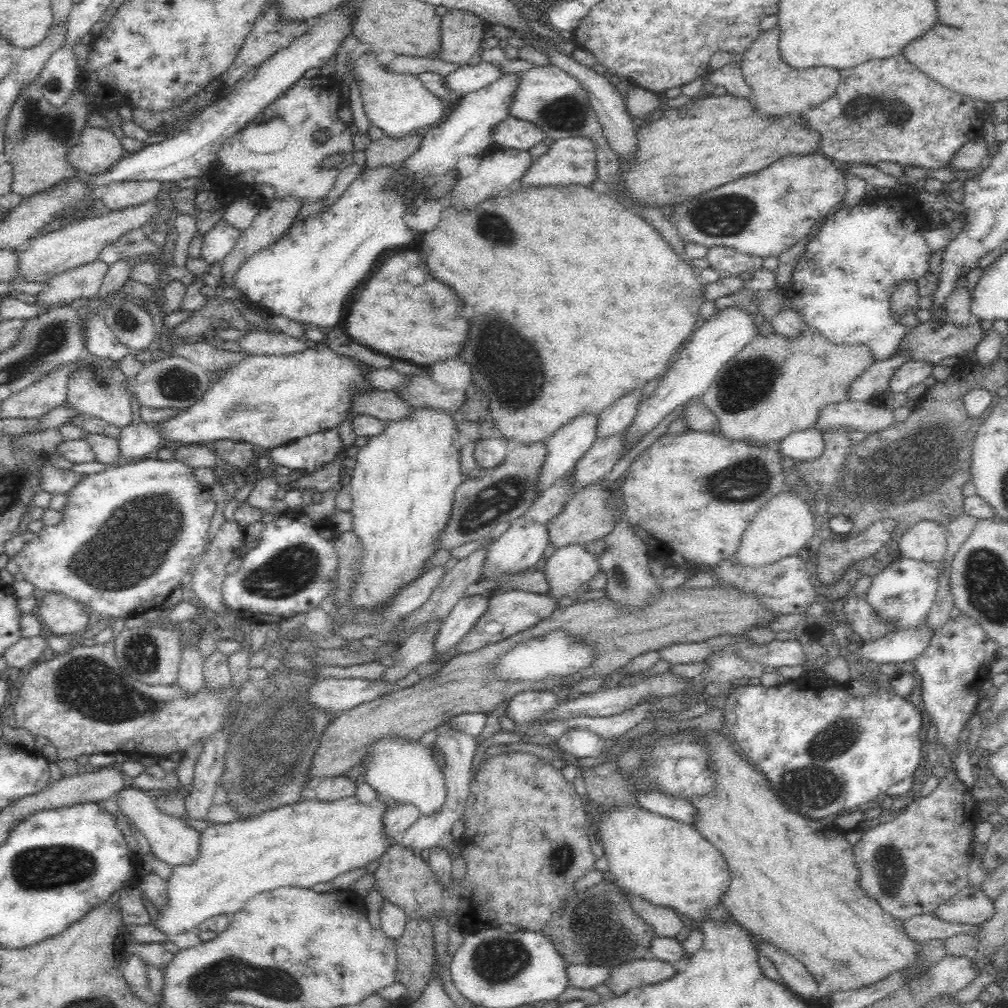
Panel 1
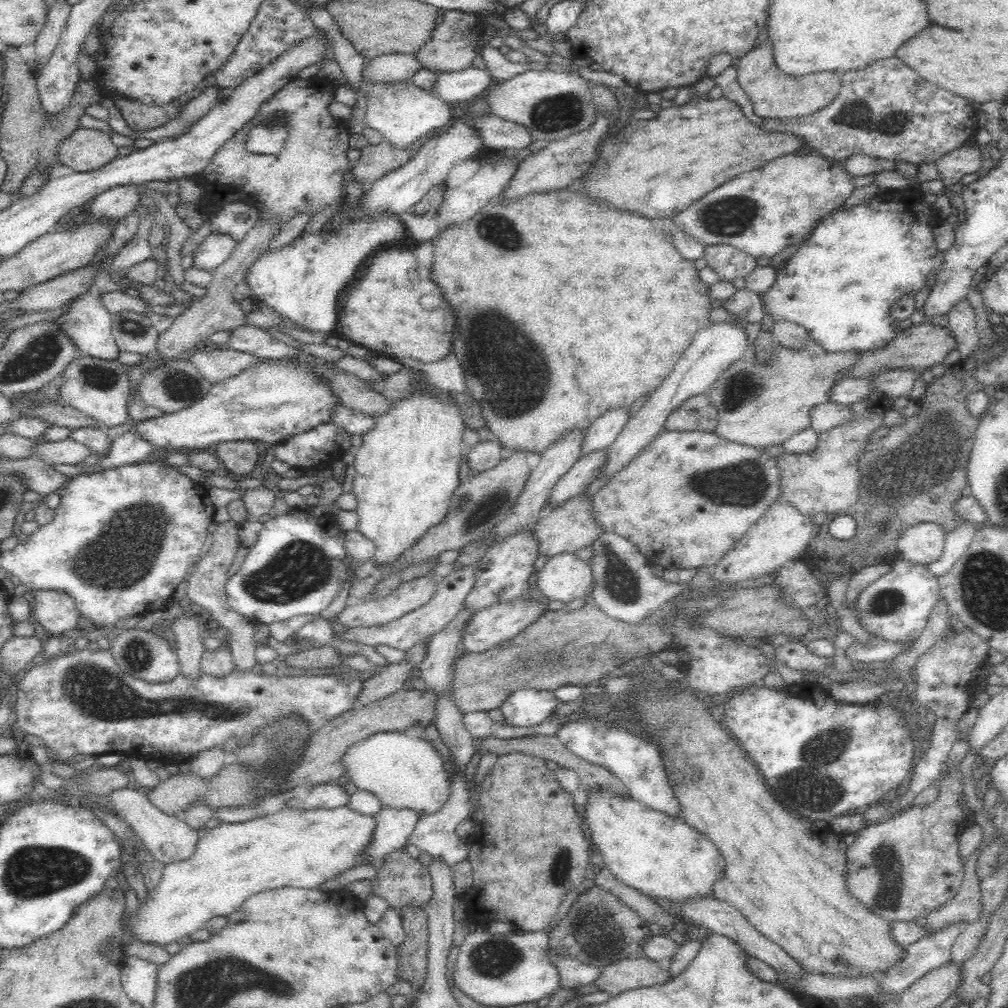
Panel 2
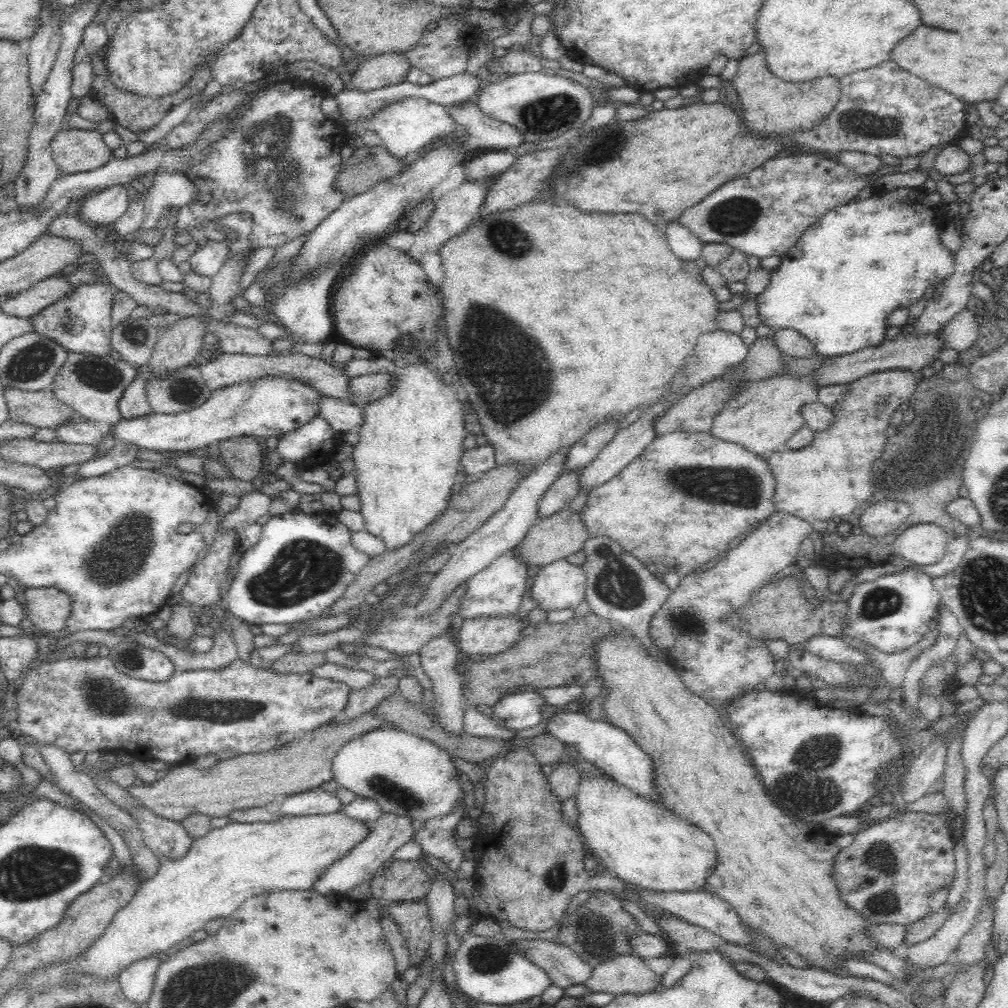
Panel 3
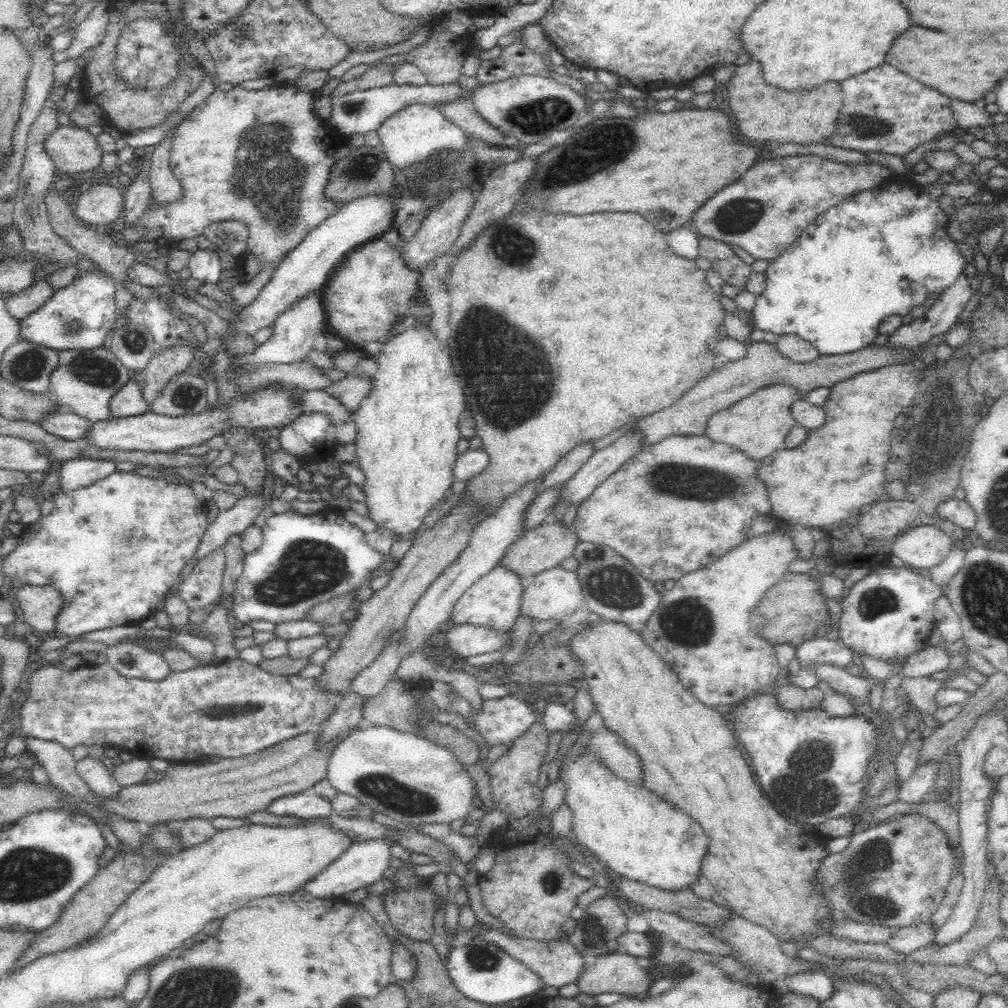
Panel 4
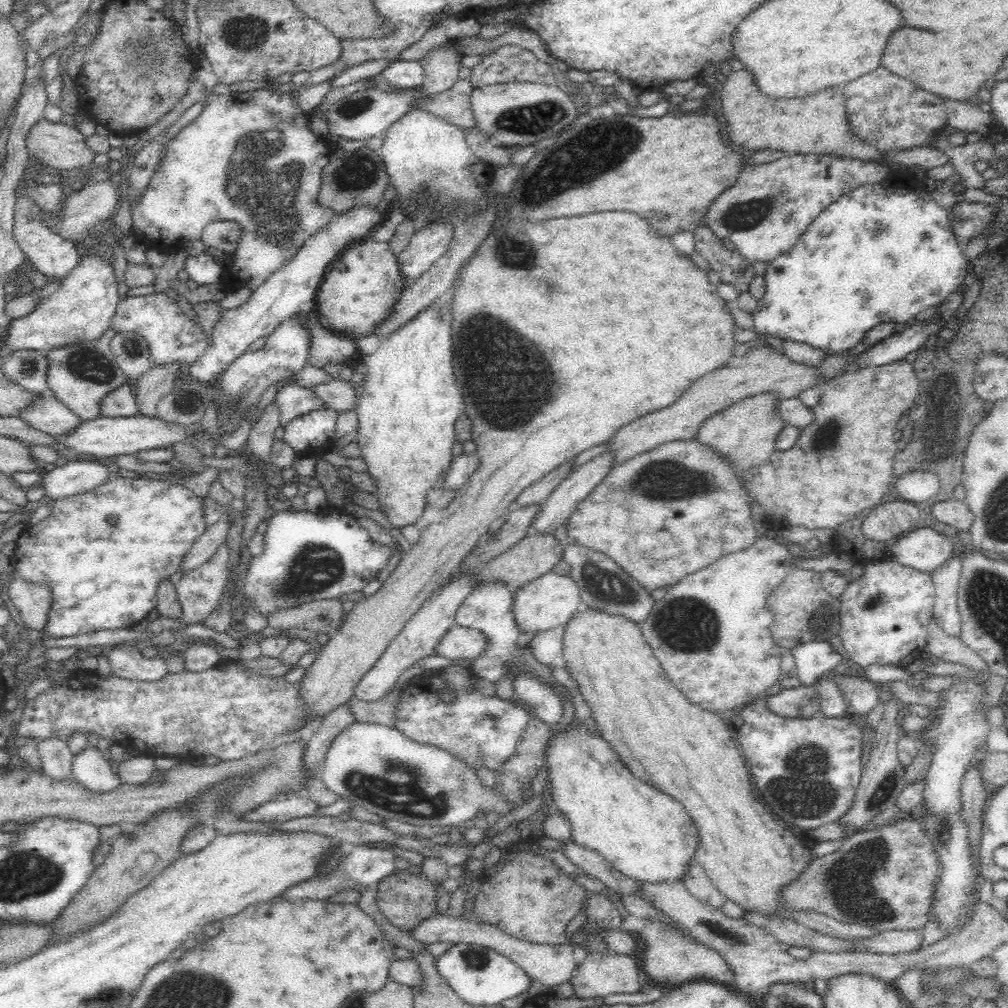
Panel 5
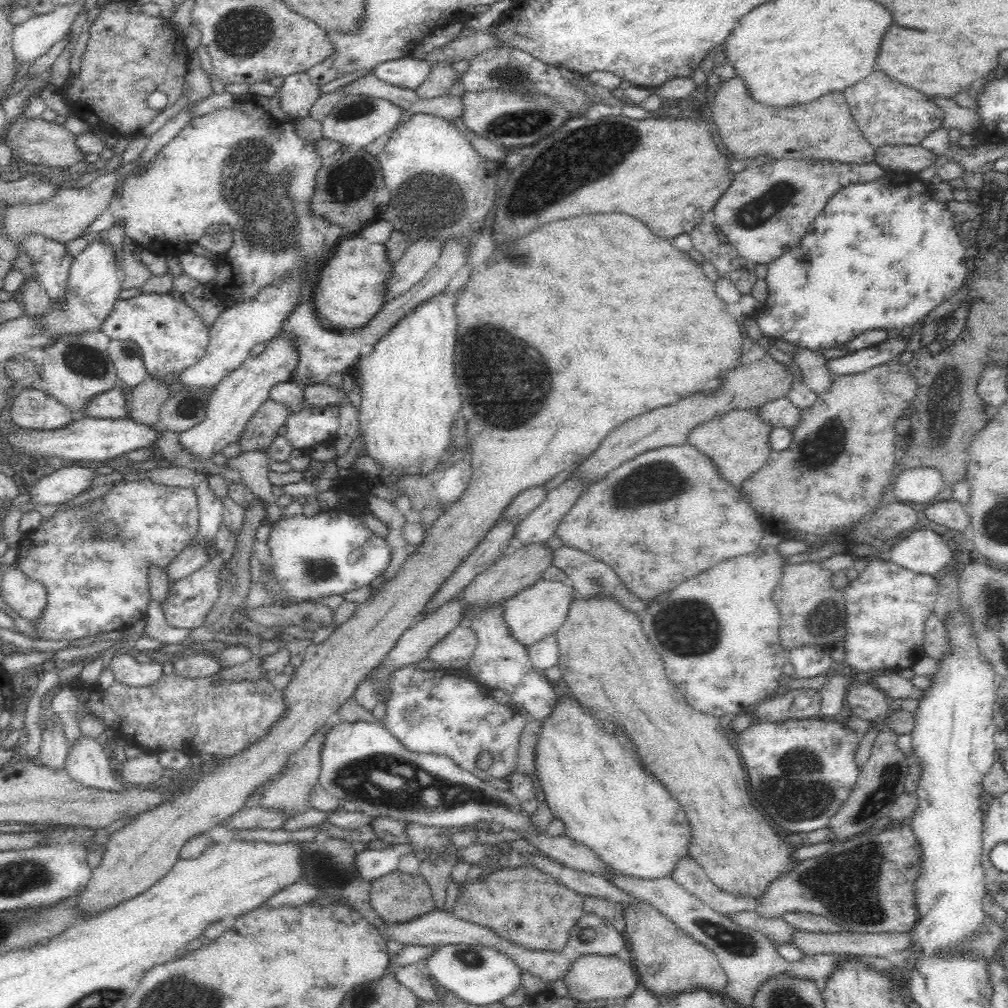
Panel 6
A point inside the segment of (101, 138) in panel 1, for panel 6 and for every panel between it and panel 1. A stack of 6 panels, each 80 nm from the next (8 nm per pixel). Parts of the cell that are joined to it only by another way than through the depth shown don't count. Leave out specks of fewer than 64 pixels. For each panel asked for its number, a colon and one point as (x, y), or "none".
2: (86, 150)
3: (74, 151)
4: (73, 150)
5: (61, 147)
6: (37, 141)

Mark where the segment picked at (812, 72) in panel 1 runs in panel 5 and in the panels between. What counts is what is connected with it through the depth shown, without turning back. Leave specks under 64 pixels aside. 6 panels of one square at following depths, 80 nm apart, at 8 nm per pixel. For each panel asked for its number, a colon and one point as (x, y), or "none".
2: (774, 95)
3: (771, 106)
4: (763, 113)
5: (815, 124)

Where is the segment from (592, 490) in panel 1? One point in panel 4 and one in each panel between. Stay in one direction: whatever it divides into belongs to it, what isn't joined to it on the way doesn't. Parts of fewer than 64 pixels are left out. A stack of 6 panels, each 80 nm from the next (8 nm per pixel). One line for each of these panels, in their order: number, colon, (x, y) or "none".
2: (571, 526)
3: (559, 535)
4: (543, 547)

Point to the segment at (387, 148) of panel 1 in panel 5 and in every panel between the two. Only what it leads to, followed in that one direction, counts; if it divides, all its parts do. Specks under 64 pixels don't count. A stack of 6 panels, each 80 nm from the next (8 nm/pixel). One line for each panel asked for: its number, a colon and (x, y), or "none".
2: (375, 160)
3: (367, 165)
4: (365, 170)
5: (359, 178)

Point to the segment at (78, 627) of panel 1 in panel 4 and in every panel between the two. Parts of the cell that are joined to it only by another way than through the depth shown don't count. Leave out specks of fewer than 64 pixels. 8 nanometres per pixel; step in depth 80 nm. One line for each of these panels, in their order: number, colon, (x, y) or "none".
2: (55, 610)
3: (48, 608)
4: (41, 604)

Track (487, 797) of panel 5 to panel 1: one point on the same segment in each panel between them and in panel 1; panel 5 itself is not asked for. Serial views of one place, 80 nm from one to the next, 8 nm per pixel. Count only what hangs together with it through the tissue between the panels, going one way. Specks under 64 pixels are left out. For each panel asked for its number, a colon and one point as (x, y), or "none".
1: (402, 771)
2: (403, 770)
3: (409, 776)
4: (404, 776)

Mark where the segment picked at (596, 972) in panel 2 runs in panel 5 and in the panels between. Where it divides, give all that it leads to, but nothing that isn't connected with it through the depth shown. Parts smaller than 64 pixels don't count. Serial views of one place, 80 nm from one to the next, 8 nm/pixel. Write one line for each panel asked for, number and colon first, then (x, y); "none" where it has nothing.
3: (564, 967)
4: (557, 963)
5: (549, 964)

